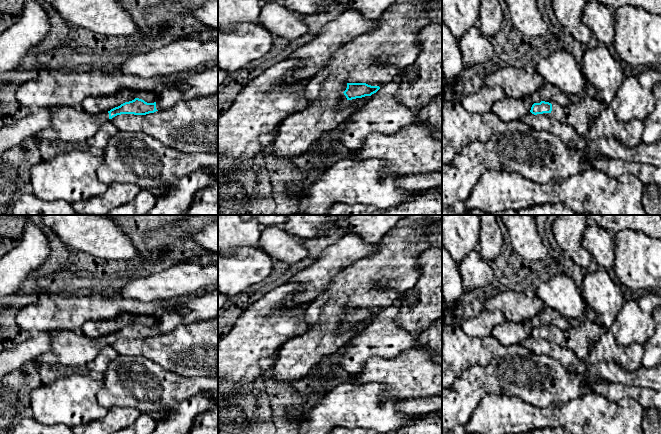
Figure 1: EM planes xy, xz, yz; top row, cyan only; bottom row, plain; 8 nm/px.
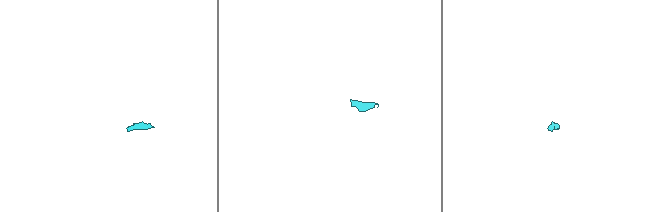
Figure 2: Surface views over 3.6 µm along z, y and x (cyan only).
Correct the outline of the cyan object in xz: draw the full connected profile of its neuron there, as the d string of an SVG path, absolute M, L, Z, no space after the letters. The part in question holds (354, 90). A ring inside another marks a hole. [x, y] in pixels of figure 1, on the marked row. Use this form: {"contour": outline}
{"contour": "M399 82L389 83L384 86L371 86L366 83L347 83L343 92L347 100L369 98L345 121L345 126L334 132L334 140L340 142L350 151L360 150L366 138L373 134L395 134L407 126L418 124L421 121L420 109L404 106L395 98L399 89Z"}

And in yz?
{"contour": "M581 96L579 101L565 107L545 101L534 103L530 112L534 115L551 113L560 122L572 126L581 137L585 137L601 111L595 97Z"}

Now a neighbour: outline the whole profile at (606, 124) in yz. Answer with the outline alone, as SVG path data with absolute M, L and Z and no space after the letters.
M608 105L599 113L584 138L588 142L594 142L600 138L613 137L632 148L642 143L643 131L644 121L635 119L630 122L621 122Z

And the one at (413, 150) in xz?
M414 124L395 134L369 135L358 155L362 159L378 158L385 162L384 174L422 174L442 170L442 139L436 138L428 127Z

